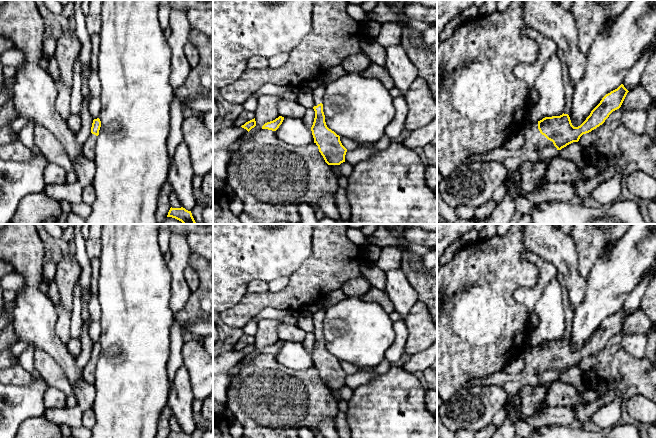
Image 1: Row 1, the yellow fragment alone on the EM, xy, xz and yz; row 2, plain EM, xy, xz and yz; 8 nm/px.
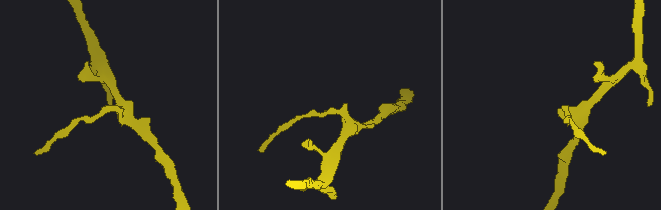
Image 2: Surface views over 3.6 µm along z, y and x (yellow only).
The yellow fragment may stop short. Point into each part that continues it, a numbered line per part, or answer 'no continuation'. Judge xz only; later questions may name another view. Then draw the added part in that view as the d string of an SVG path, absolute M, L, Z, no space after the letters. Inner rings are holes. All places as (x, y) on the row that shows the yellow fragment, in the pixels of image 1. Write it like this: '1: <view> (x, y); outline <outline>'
1: xz (318, 92); outline M318 86L312 89L314 106L317 106L320 103L323 103L323 96L325 93L325 88L323 86Z

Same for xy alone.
1: xy (89, 147); outline M91 133L83 146L83 155L90 161L94 161L95 159L95 145L97 138L98 136Z

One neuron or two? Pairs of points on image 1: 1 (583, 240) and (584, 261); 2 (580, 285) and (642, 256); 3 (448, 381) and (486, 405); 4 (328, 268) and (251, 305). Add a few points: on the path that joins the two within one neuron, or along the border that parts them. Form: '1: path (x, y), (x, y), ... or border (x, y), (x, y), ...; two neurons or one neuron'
1: path (584, 245), (584, 256); one neuron
2: border (586, 279), (585, 296), (579, 304); two neurons
3: border (466, 386), (447, 401); two neurons
4: path (309, 282), (289, 299), (270, 299); one neuron

